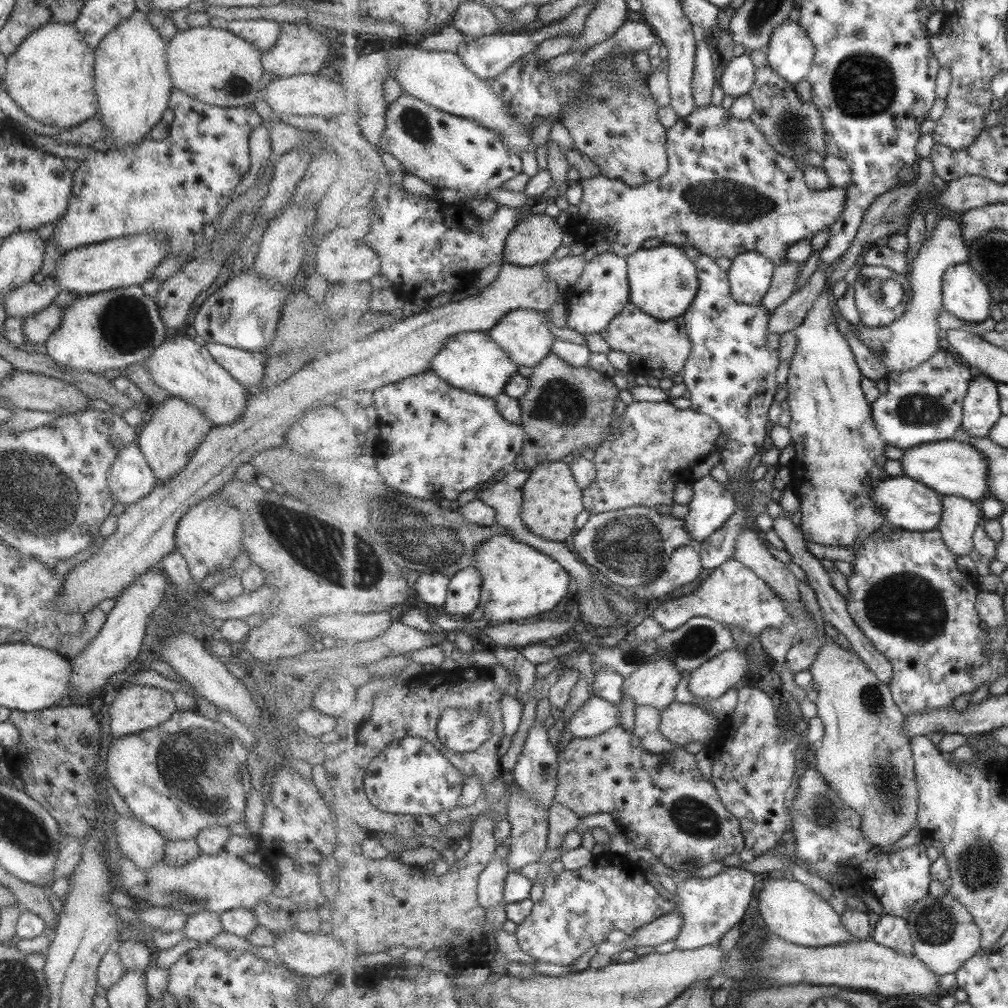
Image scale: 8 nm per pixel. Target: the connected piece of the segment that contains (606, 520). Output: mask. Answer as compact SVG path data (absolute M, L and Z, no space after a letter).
M641 506L591 514L585 526L578 531L573 540L577 555L587 566L594 569L603 579L611 578L613 582L627 589L657 581L665 573L673 554L679 548L693 544L694 539L688 532L685 519L678 519L671 514L661 514L655 507Z

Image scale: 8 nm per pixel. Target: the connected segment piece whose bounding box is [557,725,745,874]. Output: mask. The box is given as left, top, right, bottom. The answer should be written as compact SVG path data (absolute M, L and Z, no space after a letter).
M620 725L611 728L611 731L607 731L603 734L599 734L591 738L579 738L574 737L570 743L559 753L559 785L557 785L557 803L561 803L569 807L577 817L585 819L591 816L591 814L611 814L615 818L618 824L617 829L627 834L630 840L633 840L633 845L636 848L647 848L652 854L665 866L671 868L675 872L681 874L681 872L687 872L687 874L695 874L699 872L703 866L707 866L708 862L720 861L729 856L729 854L735 854L735 852L743 852L745 848L745 835L741 825L741 822L729 812L729 809L725 806L724 801L721 800L715 786L703 778L701 770L699 770L699 762L695 758L695 754L686 752L684 748L675 748L671 752L661 752L655 754L655 752L645 750L641 746L641 738L632 731L627 731Z

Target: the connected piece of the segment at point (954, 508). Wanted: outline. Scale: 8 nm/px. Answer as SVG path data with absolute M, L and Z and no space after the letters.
M944 495L943 499L943 518L938 529L957 557L968 556L975 551L975 530L984 523L980 504L965 496Z

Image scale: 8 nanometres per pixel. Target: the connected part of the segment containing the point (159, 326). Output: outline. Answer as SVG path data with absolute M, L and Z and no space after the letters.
M140 286L117 287L89 295L74 295L71 304L63 307L61 325L44 342L45 354L64 368L106 374L109 370L118 370L145 360L153 349L166 339L166 330L162 317L159 317L157 303L145 294Z

